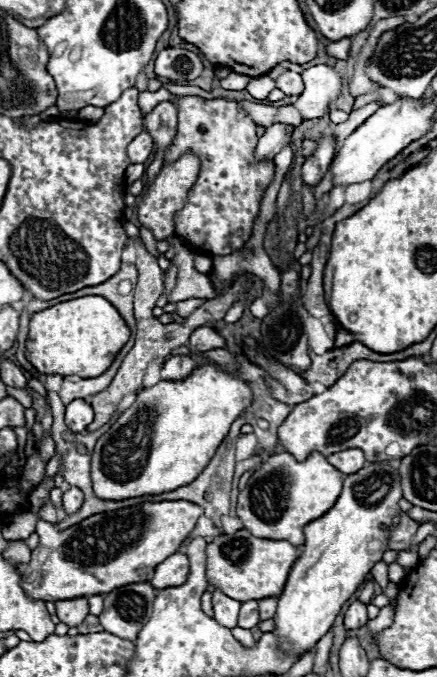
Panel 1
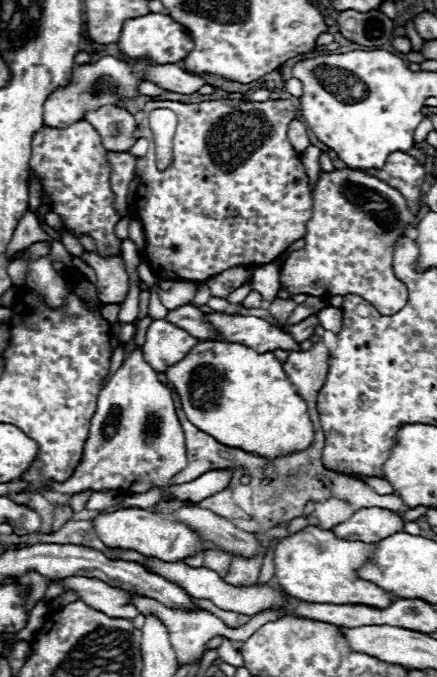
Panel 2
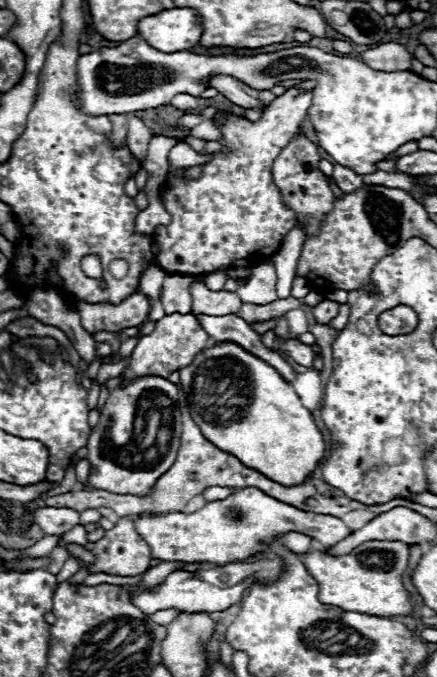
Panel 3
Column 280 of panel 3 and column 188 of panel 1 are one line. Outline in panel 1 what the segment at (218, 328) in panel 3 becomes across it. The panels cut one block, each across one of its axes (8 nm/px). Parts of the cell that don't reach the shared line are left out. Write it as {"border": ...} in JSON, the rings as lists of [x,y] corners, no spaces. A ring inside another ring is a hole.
{"border":[[[172,356],[162,366],[162,380],[182,380],[196,368],[190,356]]]}

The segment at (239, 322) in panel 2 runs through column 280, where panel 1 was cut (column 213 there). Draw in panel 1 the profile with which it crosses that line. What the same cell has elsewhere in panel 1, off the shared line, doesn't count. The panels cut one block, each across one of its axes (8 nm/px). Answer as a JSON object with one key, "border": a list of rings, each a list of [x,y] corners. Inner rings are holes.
{"border":[[[200,326],[192,332],[188,348],[190,352],[208,352],[208,350],[216,350],[216,348],[224,348],[226,340],[210,326]]]}

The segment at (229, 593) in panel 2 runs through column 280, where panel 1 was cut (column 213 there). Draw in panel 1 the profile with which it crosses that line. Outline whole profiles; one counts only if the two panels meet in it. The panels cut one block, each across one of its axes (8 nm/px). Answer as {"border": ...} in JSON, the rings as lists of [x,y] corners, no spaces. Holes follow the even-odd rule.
{"border":[[[214,590],[212,594],[212,604],[214,604],[214,618],[226,626],[226,628],[234,628],[238,622],[238,612],[240,612],[240,602],[232,600],[228,596],[224,596],[222,592]]]}

